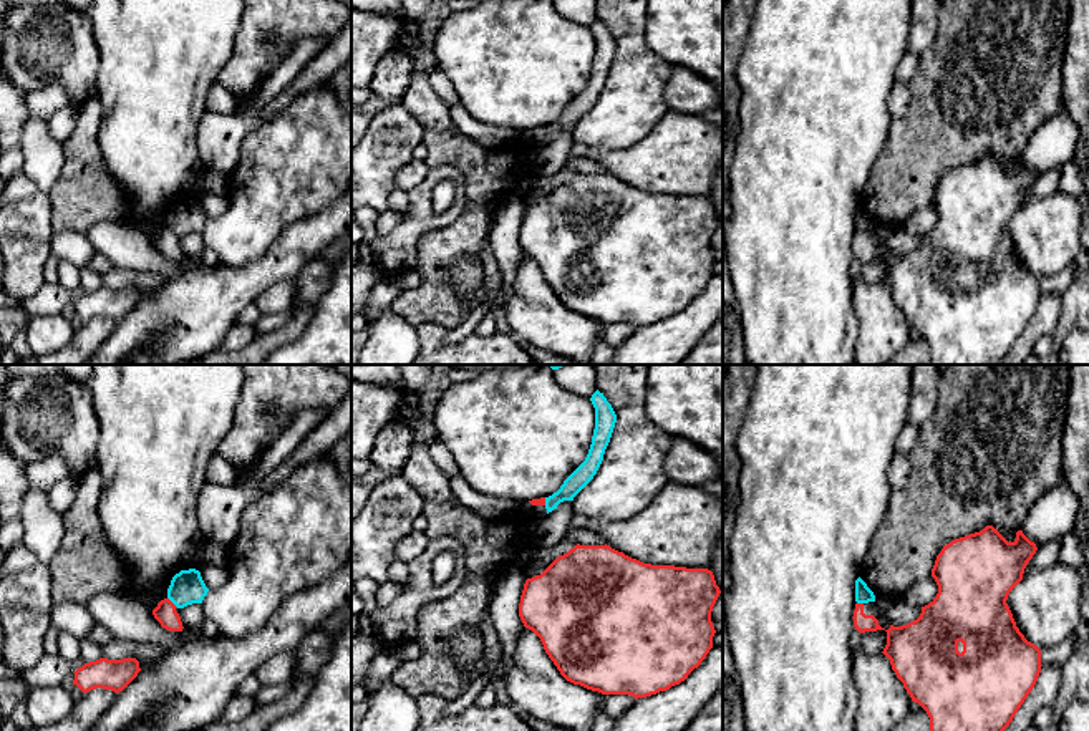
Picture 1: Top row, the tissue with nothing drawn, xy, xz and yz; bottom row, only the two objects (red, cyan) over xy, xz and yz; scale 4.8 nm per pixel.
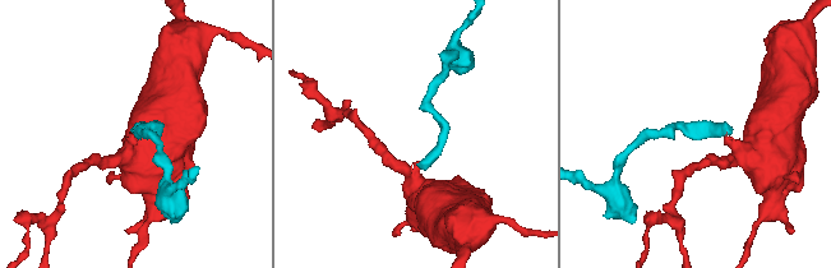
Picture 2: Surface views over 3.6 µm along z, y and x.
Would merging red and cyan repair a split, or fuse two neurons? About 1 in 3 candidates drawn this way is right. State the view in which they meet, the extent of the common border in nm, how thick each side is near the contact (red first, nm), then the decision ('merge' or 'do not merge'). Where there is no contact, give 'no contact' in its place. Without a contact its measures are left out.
xy | 80 nm | 100/160 nm | do not merge

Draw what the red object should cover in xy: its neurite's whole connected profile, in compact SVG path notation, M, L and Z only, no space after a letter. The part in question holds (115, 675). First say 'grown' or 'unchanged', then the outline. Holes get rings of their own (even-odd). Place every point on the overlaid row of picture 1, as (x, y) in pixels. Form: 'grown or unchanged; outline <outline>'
unchanged; outline M99 658L78 668L75 671L73 685L76 685L83 693L96 688L119 693L138 676L139 671L141 668L136 658Z

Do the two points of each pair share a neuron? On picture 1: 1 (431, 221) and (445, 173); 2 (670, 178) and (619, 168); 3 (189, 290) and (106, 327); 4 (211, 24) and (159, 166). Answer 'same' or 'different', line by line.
1: same
2: same
3: different
4: same

